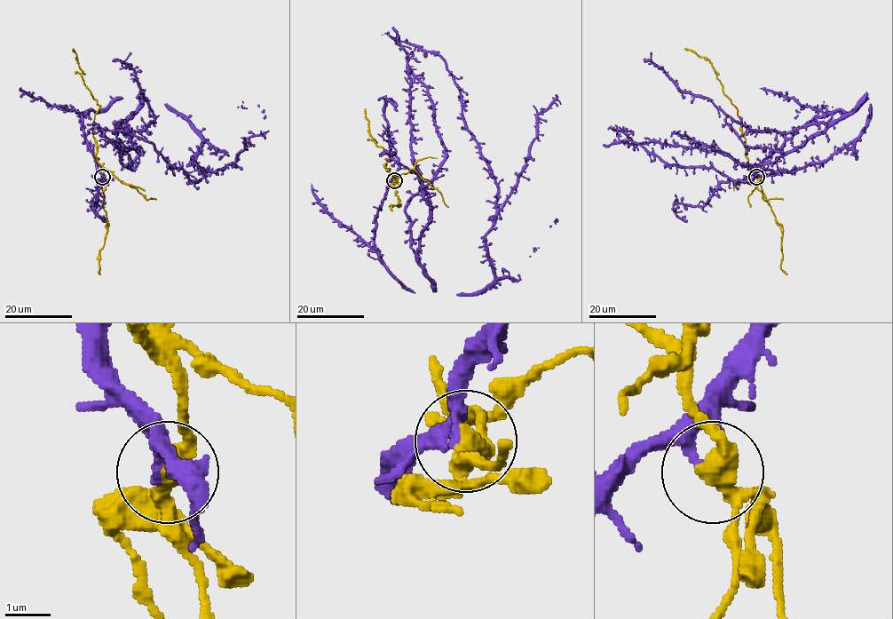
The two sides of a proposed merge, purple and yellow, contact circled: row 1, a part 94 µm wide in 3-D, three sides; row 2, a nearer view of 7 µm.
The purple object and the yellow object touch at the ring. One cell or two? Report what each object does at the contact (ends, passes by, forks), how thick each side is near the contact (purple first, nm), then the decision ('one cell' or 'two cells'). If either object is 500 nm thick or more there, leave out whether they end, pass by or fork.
purple ends there; yellow forks there; 280 nm thick on the purple side, 360 nm on the other; two cells

